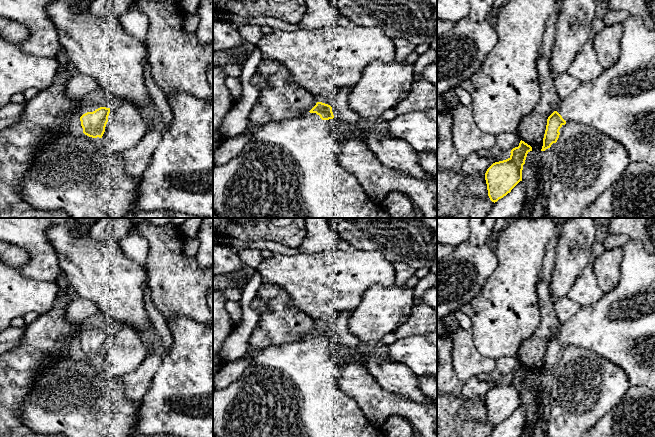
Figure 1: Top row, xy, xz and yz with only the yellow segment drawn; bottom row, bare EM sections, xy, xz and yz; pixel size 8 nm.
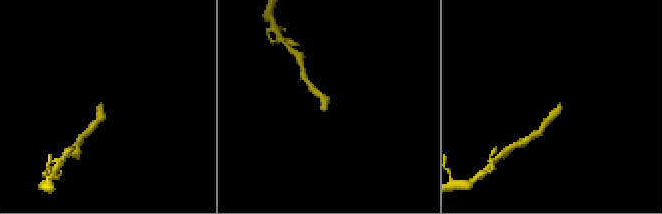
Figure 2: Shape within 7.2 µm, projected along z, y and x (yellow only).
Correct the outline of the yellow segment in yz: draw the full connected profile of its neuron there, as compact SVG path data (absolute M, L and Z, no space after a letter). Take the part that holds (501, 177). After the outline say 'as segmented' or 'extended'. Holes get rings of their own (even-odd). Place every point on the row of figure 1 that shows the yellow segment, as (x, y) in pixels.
M520 141L519 146L511 150L508 159L493 163L485 173L488 196L492 202L506 196L522 181L522 170L527 154L532 147Z; as segmented

